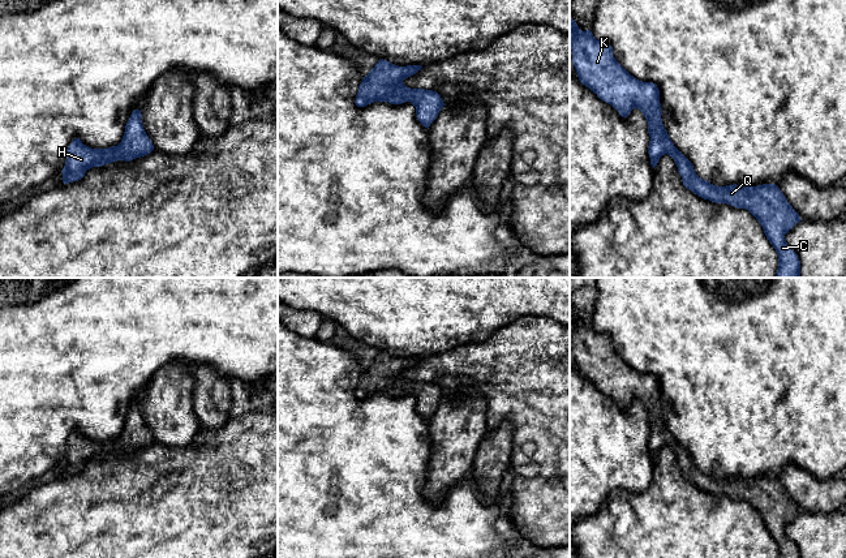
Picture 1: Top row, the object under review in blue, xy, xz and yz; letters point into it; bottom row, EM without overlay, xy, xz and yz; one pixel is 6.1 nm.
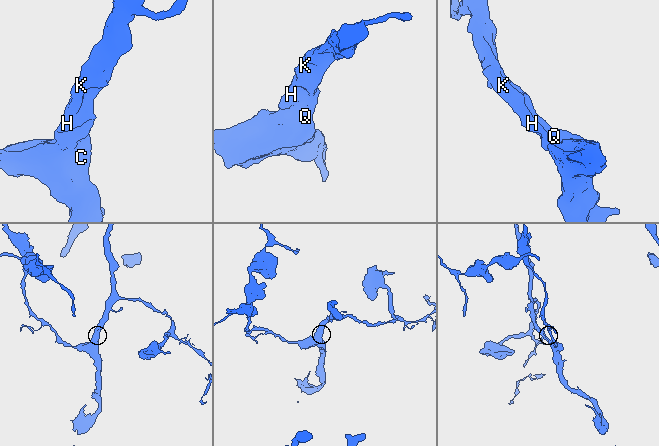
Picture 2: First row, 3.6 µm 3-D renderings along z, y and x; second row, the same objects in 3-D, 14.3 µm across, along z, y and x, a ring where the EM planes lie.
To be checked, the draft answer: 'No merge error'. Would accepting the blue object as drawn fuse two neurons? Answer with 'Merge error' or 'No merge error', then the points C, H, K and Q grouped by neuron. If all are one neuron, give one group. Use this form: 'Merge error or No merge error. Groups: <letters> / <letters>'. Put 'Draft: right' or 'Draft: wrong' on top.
Draft: right
No merge error. Groups: C H K Q

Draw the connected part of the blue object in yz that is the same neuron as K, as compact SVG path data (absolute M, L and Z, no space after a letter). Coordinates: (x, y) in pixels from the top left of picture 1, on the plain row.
M571 309L570 329L579 373L601 392L611 396L622 409L627 409L634 400L639 400L645 408L650 429L648 446L653 460L664 446L670 447L687 481L704 492L748 502L776 541L778 558L800 558L798 546L787 537L785 527L802 511L776 476L718 478L699 469L662 416L657 377L631 368L617 353L607 334L597 332L591 322L580 322Z

